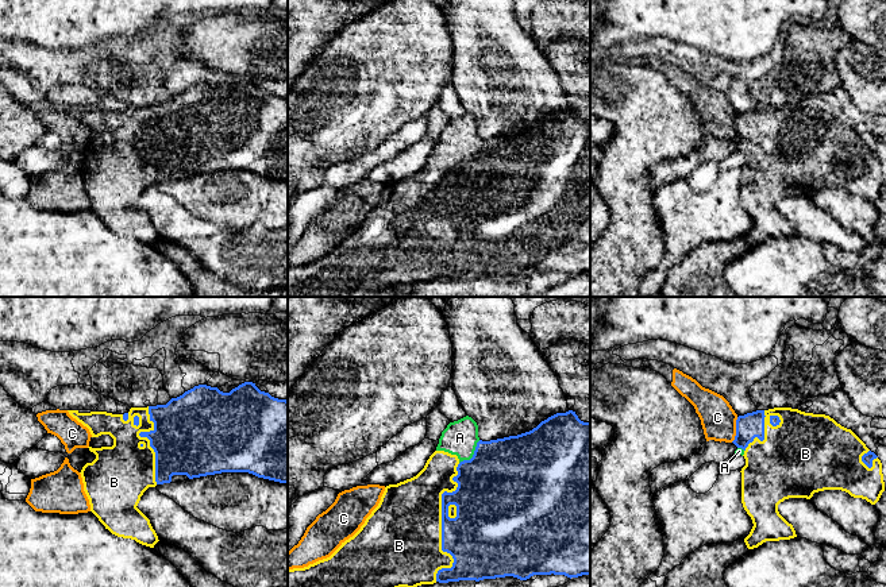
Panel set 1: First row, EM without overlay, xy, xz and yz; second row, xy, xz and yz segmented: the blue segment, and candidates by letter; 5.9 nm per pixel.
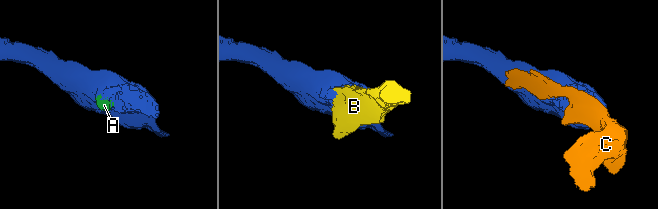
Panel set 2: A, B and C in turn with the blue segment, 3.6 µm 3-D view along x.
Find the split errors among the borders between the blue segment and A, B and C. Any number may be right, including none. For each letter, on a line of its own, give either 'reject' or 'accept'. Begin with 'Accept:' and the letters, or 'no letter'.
Accept: A, B
A: accept
B: accept
C: reject

